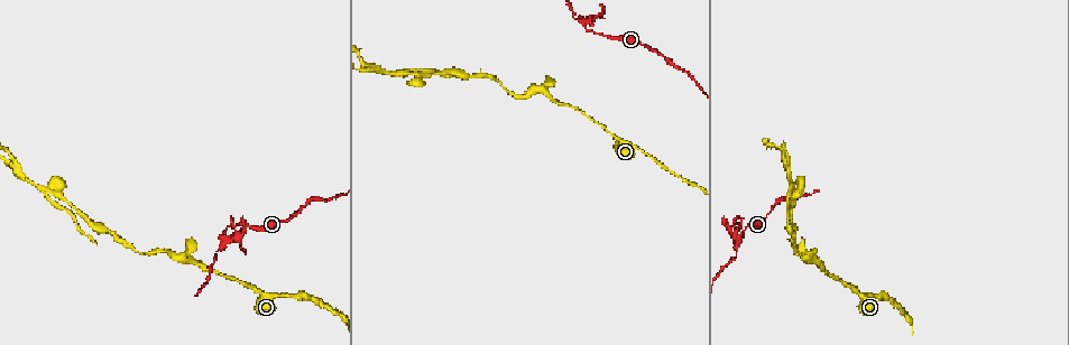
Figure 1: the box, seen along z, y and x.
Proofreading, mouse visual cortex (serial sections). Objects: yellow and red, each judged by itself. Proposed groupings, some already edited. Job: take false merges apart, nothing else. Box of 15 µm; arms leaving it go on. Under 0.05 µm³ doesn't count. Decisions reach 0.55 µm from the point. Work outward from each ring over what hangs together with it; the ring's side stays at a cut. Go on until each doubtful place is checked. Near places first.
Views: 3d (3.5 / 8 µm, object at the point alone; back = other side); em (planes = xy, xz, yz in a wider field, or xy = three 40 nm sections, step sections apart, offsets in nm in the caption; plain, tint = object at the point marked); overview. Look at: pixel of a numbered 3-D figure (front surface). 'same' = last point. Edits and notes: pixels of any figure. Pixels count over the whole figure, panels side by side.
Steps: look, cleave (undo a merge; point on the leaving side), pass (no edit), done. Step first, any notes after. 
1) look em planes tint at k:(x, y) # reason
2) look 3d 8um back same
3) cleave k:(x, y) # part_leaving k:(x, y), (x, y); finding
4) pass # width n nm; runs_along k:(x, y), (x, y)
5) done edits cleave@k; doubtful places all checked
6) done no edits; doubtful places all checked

look 3d 8um at 1:(225, 242)

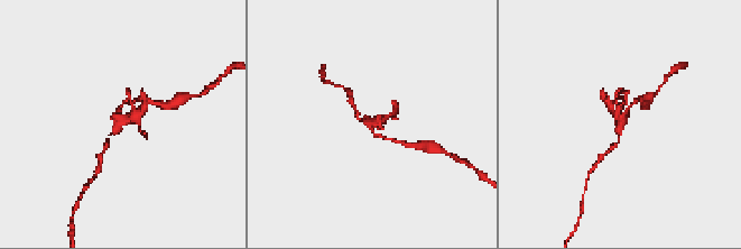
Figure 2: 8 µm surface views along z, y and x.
look 3d 3.5um at 2:(371, 123) # zoom in

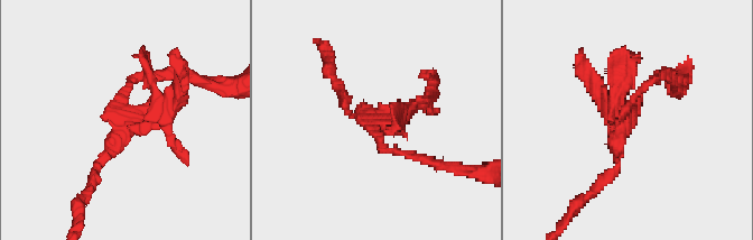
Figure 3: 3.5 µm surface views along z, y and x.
cleave 3:(612, 72) # part_leaving 3:(129, 111), (126, 125), (164, 114), (180, 70); two cells meet here

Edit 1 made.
look overview

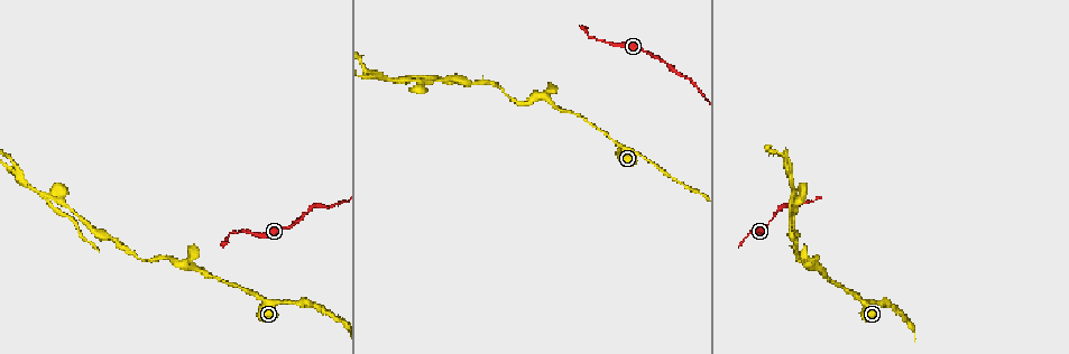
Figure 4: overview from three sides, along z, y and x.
look 3d 8um at 4:(810, 264)

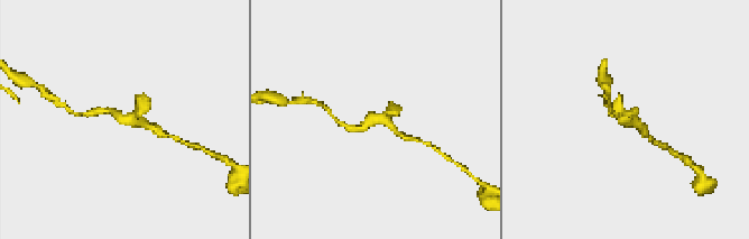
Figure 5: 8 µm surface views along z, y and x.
look em xy step 3 tint at 5:(132, 119)

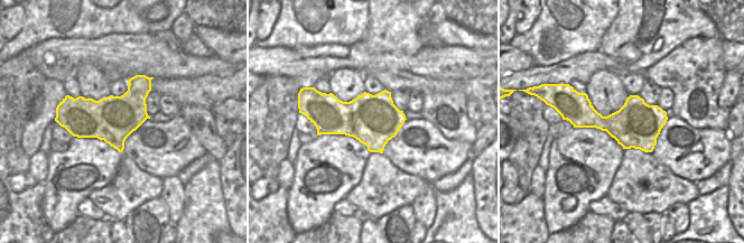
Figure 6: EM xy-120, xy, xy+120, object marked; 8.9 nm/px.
pass # runs_along 5:(156, 129), (141, 120), (103, 110); all the same cell

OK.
look 3d 8um at 4:(62, 199)

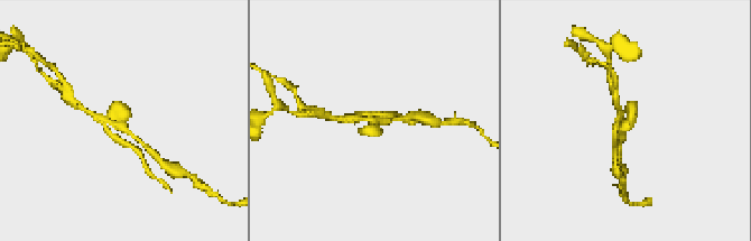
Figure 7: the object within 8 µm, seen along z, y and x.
look 3d 3.5um at 7:(624, 127)

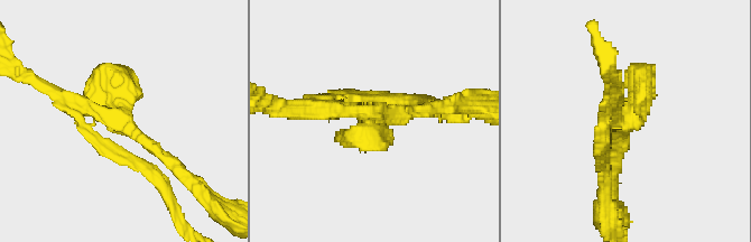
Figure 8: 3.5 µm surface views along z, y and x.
look em xy step 3 tint at 8:(621, 116) # arms 4; arm_widths 150, 200, 200, 350 nm

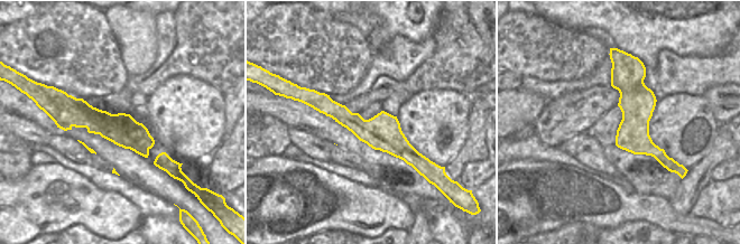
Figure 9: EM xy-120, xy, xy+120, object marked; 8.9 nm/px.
cleave 8:(114, 156) # width 320 nm; part_leaving 8:(92, 126), (164, 191); a second cell is stuck on

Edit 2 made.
look 3d 3.5um at 4:(15, 174) # two arms at a narrow angle

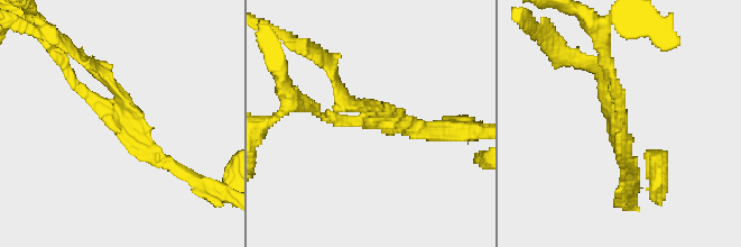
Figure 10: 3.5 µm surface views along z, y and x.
look em xy step 5 tint at 10:(616, 128) # arms 3; arm_widths 150, 150, 200 nm

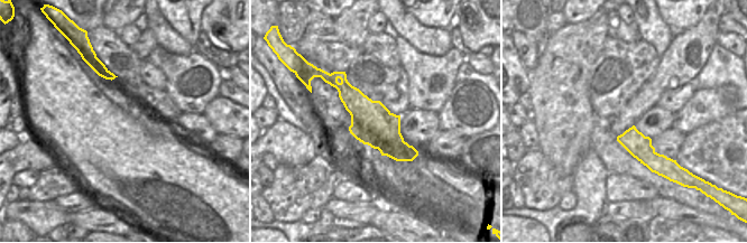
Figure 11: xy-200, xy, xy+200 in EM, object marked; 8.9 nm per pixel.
cleave 10:(348, 103) # width 380 nm; part_leaving 10:(379, 117), (344, 97), (334, 67); two cells meet here

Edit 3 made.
done edits cleave@3, cleave@8, cleave@10; doubtful places all checked

